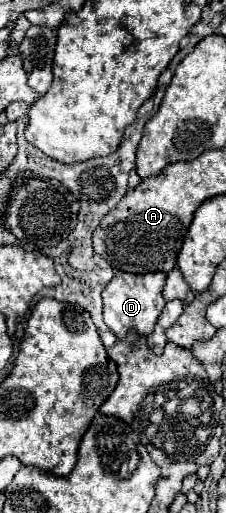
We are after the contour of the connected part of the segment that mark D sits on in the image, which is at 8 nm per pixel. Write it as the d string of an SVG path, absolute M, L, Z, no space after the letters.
M125 271L115 273L115 277L103 291L103 307L105 307L103 315L107 327L117 335L117 339L123 339L129 329L137 329L143 335L149 335L153 331L153 325L165 307L165 299L161 293L165 281L167 281L165 273L145 273L145 275L133 275Z

